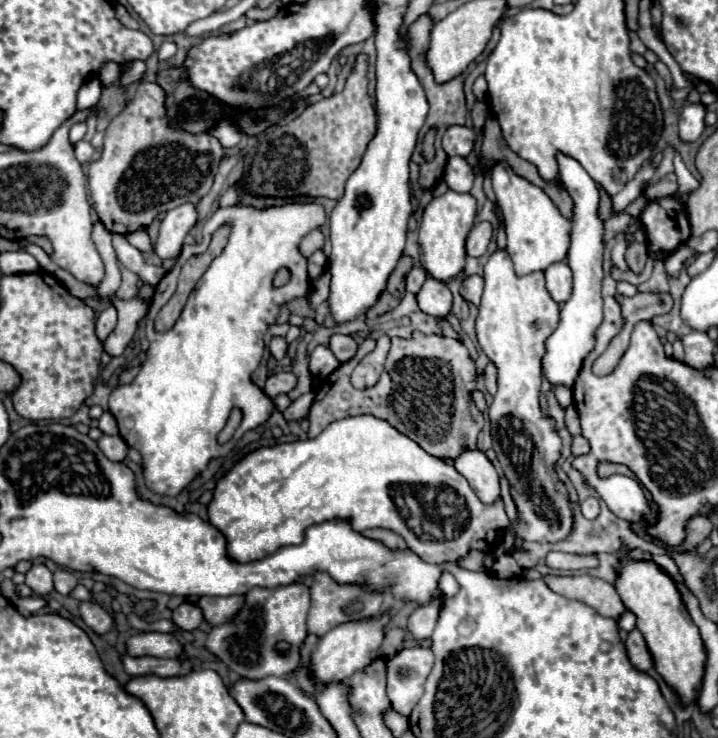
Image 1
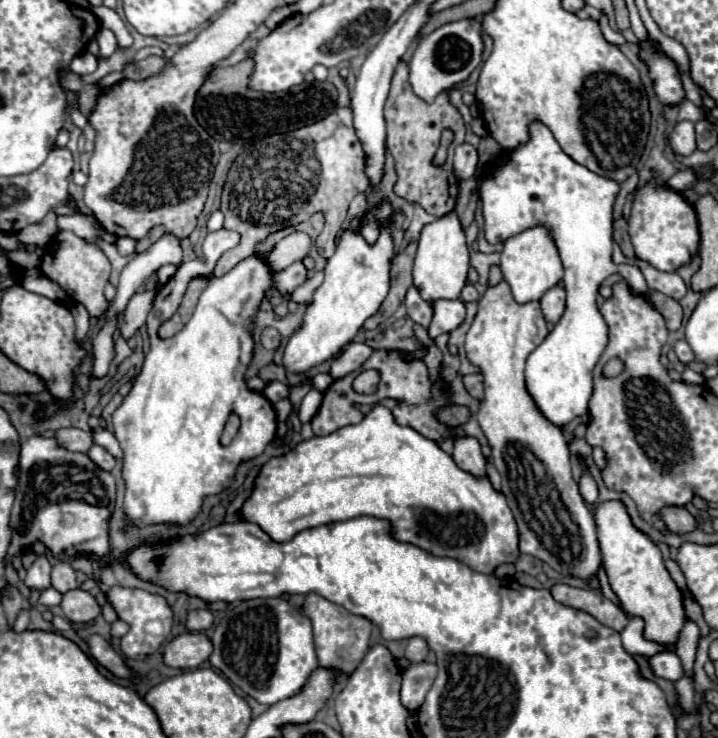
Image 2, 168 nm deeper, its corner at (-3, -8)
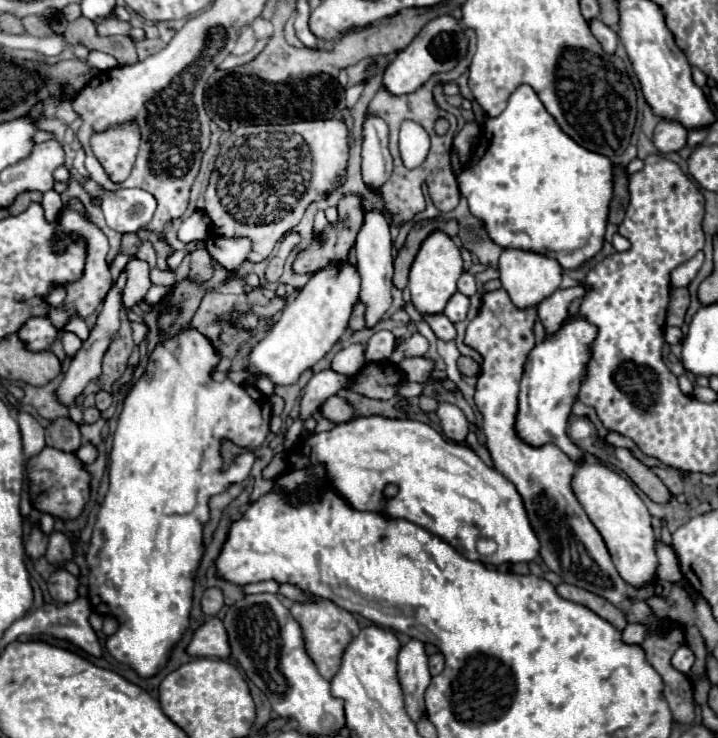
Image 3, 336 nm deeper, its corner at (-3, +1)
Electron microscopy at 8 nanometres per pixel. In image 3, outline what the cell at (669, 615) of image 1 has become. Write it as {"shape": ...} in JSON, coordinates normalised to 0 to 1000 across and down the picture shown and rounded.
{"shape":[[[812,626],[804,631],[798,648],[798,667],[804,669],[809,686],[815,688],[834,724],[840,726],[840,734],[854,756],[862,780],[882,797],[898,797],[912,789],[918,772],[912,751],[915,729],[907,713],[907,696],[898,688],[896,678],[887,672],[879,653],[837,629]]]}

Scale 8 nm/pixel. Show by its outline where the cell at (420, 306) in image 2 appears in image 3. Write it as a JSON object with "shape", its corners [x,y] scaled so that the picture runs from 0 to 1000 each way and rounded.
{"shape":[[[592,425],[589,434],[600,442],[609,458],[614,461],[631,461],[634,458],[634,442],[625,436],[620,425]]]}

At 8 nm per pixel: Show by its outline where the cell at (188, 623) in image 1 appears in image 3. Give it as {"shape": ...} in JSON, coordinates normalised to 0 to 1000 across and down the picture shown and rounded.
{"shape":[[[291,797],[286,799],[283,810],[280,810],[280,827],[288,835],[299,835],[311,821],[311,805],[305,797]]]}

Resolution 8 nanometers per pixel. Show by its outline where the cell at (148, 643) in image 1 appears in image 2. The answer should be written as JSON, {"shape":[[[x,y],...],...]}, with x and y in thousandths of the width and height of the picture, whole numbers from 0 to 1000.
{"shape":[[[258,858],[230,877],[230,898],[247,907],[274,907],[294,882],[294,866],[286,858]]]}

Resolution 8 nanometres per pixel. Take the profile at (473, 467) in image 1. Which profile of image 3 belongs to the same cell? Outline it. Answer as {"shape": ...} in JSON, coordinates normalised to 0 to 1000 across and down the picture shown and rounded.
{"shape":[[[623,545],[609,547],[609,561],[614,566],[617,588],[631,599],[645,602],[653,588],[653,572],[650,572],[648,561],[634,547],[623,547]]]}

